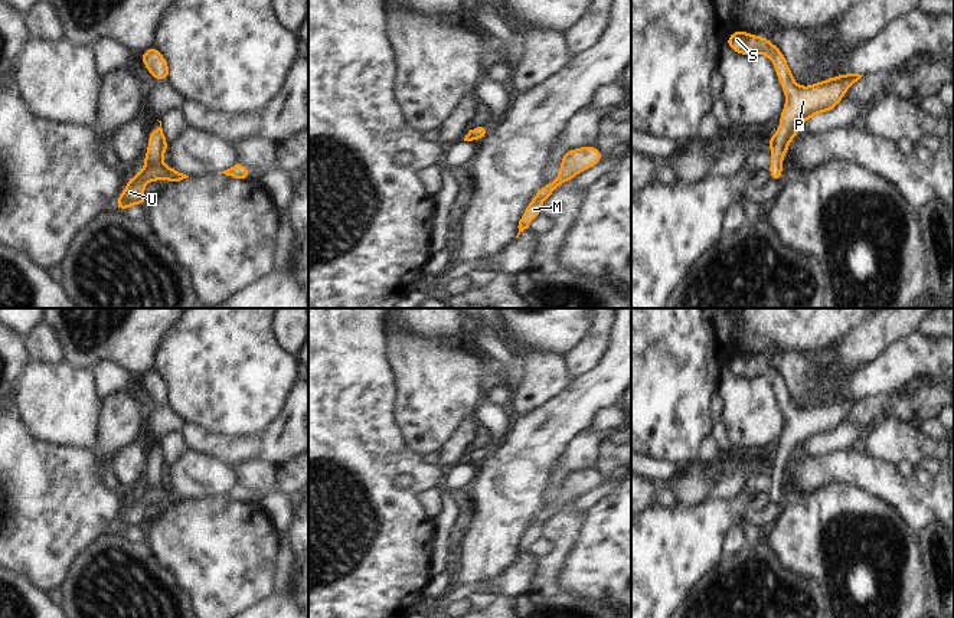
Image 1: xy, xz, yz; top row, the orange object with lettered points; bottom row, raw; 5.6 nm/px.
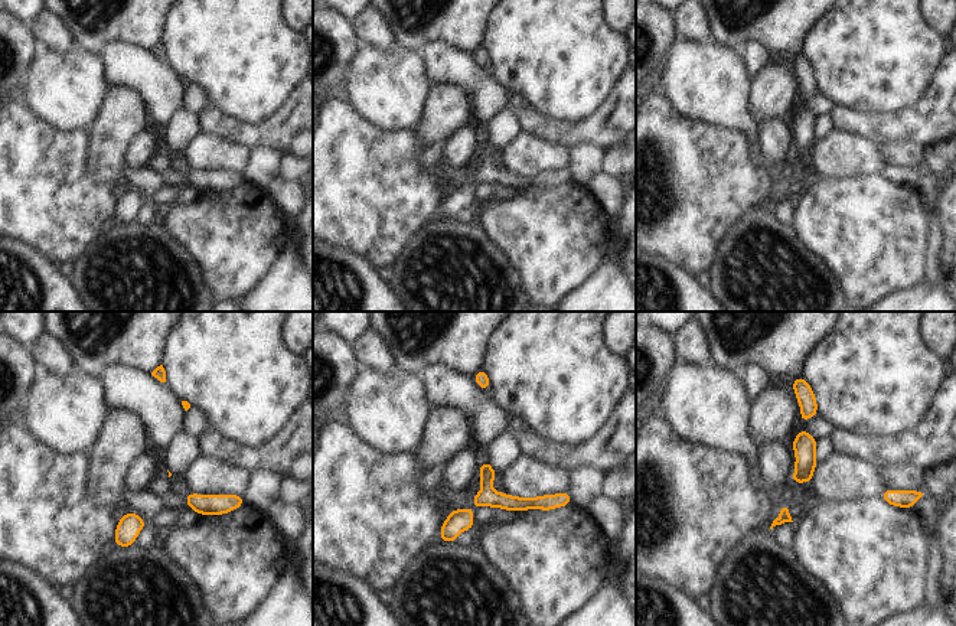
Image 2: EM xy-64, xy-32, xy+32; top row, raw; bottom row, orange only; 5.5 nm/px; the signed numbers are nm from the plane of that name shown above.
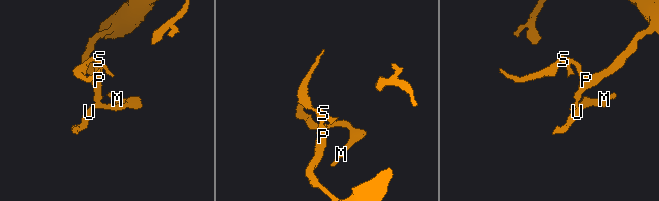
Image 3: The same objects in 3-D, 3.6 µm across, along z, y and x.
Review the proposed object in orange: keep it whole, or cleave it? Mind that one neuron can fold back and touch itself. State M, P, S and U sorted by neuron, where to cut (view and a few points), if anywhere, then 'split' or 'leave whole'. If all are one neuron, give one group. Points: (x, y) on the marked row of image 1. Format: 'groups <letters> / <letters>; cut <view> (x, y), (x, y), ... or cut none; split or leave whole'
groups M P S U; cut none; leave whole

